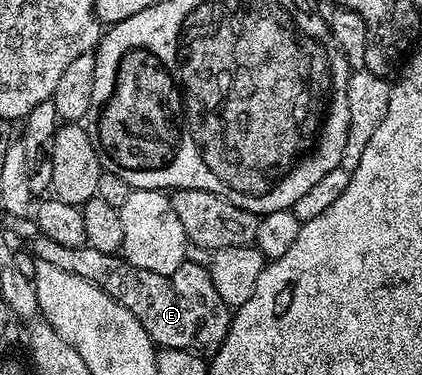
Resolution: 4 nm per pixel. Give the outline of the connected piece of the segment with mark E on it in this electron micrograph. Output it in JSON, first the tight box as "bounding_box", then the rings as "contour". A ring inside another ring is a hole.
{"bounding_box":[30,236,234,355],"contour":[[[37,236],[30,241],[30,249],[39,260],[46,263],[54,263],[62,271],[70,271],[70,275],[78,275],[78,279],[86,279],[94,283],[106,295],[110,295],[119,305],[126,307],[138,323],[150,335],[153,345],[160,349],[178,348],[191,350],[199,355],[211,355],[219,350],[222,342],[228,338],[228,328],[234,320],[233,310],[218,295],[218,290],[214,288],[214,283],[210,279],[207,268],[198,263],[185,261],[174,275],[154,275],[154,271],[142,271],[142,267],[134,267],[123,256],[107,253],[106,251],[94,251],[94,247],[83,245],[82,247],[62,247],[56,245],[54,239],[46,239]]]}

